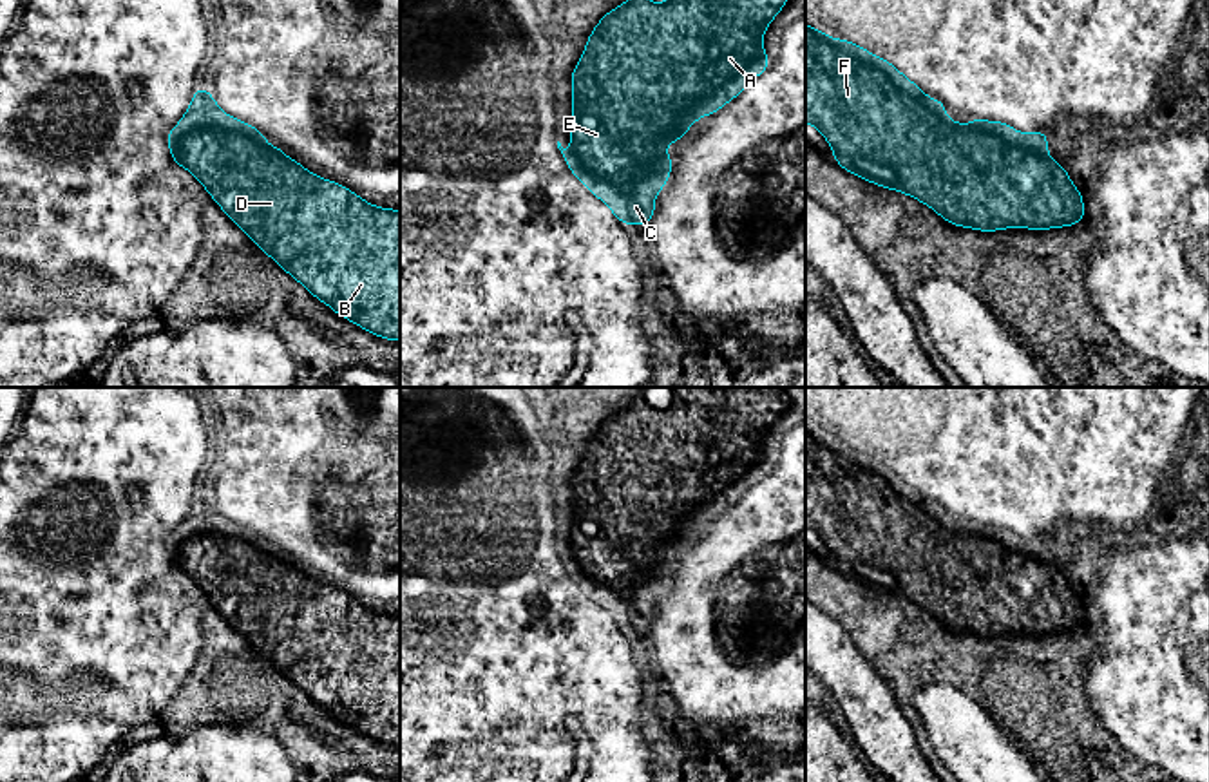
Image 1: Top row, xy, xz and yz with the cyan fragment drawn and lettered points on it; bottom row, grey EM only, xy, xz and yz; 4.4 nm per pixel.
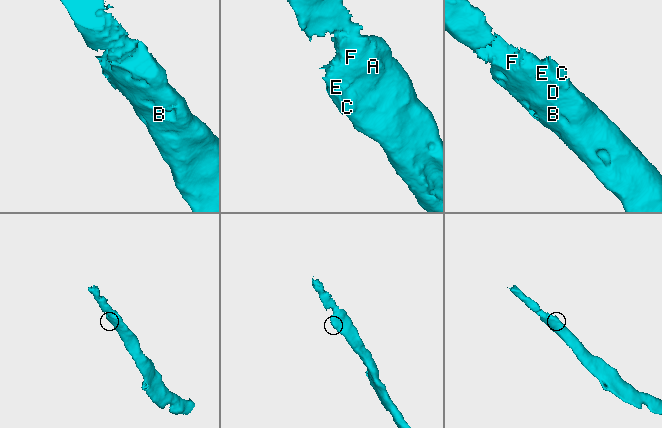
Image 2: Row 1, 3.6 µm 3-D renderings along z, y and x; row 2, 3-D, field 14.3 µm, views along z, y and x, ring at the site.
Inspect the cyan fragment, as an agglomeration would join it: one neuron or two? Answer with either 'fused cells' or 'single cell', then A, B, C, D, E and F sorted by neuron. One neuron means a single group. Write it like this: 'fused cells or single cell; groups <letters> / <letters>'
fused cells; groups A B D E F / C

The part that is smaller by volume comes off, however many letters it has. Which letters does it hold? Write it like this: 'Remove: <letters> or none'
Remove: C

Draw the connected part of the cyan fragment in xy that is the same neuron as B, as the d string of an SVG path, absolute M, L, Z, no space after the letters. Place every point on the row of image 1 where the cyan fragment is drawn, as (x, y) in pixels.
M219 127L186 132L181 148L186 170L223 212L315 299L376 337L400 340L400 210L369 205L295 159Z

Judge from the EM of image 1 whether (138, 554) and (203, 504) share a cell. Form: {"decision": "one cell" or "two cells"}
{"decision": "two cells"}

